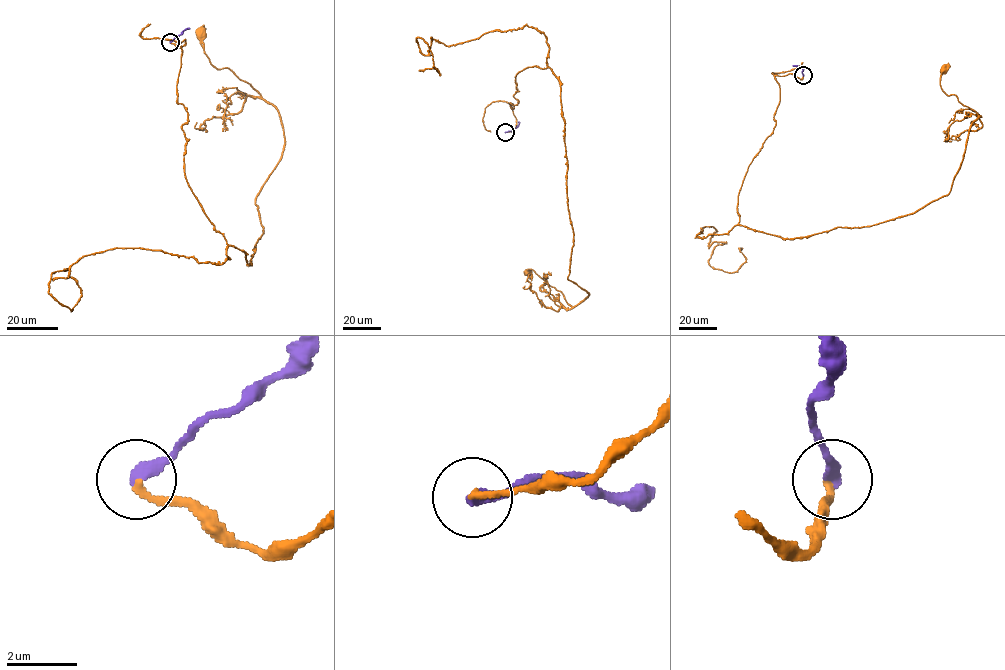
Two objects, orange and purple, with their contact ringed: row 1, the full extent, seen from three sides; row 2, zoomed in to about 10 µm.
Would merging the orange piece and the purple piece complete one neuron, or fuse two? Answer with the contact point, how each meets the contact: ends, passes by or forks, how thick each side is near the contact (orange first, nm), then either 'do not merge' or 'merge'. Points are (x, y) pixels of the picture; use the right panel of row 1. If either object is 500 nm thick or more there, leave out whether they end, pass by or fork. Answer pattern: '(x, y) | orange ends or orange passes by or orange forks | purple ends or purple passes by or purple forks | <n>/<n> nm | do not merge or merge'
(803, 75) | orange ends | purple ends | 190/360 nm | merge

